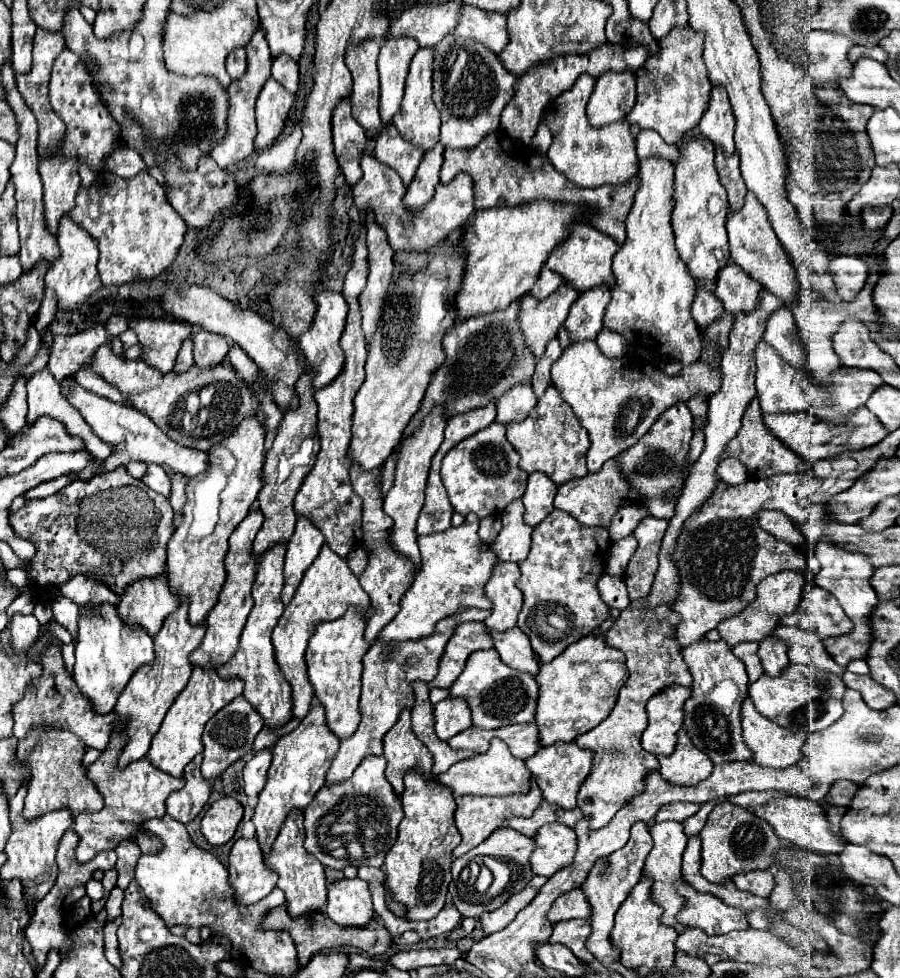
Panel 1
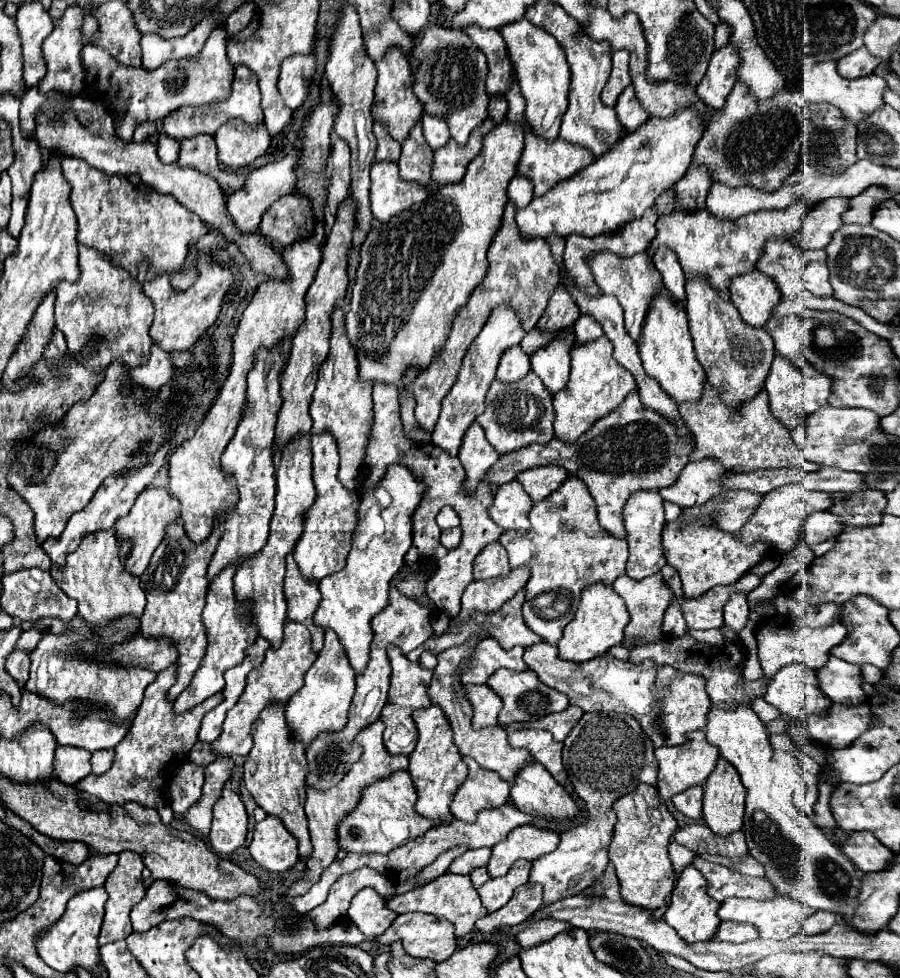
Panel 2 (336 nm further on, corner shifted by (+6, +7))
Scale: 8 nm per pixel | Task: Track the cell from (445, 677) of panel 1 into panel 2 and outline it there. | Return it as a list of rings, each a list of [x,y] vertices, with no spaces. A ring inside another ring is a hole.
[[[492,637],[478,643],[470,669],[462,673],[462,683],[486,683],[492,673],[496,673],[500,667],[512,669],[512,671],[526,671],[526,663],[522,659],[524,647],[512,647],[510,651],[504,651],[500,643]]]

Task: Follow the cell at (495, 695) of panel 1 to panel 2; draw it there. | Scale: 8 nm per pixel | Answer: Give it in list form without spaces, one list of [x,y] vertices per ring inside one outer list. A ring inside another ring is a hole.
[[[498,669],[488,679],[488,685],[504,701],[504,707],[500,711],[500,717],[498,717],[500,725],[510,725],[510,723],[516,723],[516,721],[522,721],[522,723],[536,721],[540,717],[546,717],[546,715],[556,713],[556,711],[564,711],[568,707],[568,697],[564,697],[564,693],[560,693],[560,691],[548,689],[548,685],[540,683],[536,673],[532,673],[532,671],[518,673],[518,671],[510,671],[510,669]]]

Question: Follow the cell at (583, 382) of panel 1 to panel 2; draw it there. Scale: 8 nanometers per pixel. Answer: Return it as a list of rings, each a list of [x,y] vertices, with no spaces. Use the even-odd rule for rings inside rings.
[[[600,337],[598,341],[592,341],[586,345],[576,345],[576,349],[572,349],[570,381],[560,393],[554,395],[554,409],[556,409],[554,431],[556,431],[556,437],[560,437],[564,441],[578,439],[600,417],[614,411],[630,391],[636,391],[636,381],[612,357],[612,343],[608,341],[608,337]]]

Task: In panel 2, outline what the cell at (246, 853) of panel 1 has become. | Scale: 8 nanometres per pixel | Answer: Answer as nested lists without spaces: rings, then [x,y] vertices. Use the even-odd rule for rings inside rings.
[[[268,815],[254,829],[250,853],[268,871],[286,871],[298,861],[298,841],[278,817]]]

